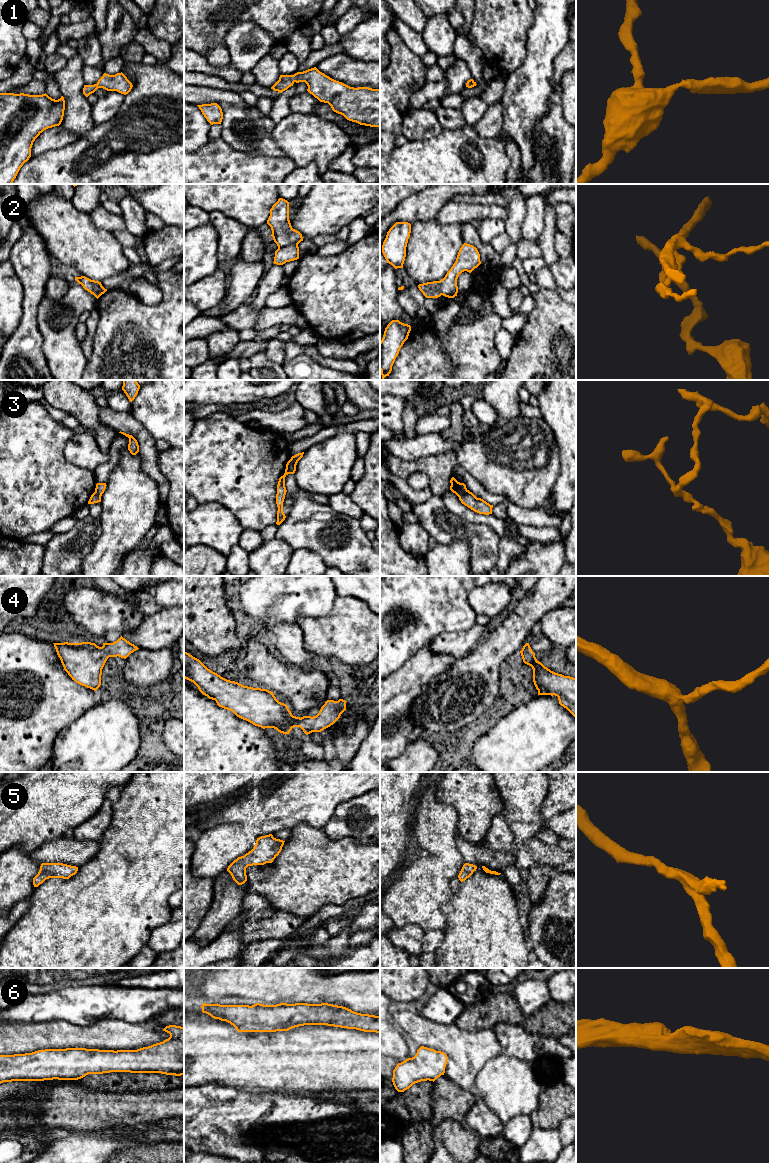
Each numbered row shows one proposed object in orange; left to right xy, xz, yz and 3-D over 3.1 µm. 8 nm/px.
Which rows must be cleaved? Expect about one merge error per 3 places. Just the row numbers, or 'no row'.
2, 3

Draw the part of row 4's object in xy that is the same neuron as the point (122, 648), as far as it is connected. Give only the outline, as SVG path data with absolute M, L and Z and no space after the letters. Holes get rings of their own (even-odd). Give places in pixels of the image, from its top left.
M122 636L102 647L91 642L53 643L64 670L76 683L96 691L101 685L102 669L109 657L126 659L139 648Z

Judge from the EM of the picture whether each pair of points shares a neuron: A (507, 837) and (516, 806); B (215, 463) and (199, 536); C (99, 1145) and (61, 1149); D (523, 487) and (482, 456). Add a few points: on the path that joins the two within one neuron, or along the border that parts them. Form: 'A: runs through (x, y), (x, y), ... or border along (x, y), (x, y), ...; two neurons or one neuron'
A: border along (502, 814), (512, 833), (519, 840), (527, 841); two neurons
B: border along (198, 504), (218, 502), (229, 509); two neurons
C: runs through (90, 1149), (70, 1149); one neuron
D: runs through (513, 477), (502, 466), (492, 463); one neuron

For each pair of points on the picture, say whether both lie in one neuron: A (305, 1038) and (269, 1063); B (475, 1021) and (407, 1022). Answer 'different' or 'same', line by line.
A: same
B: different

